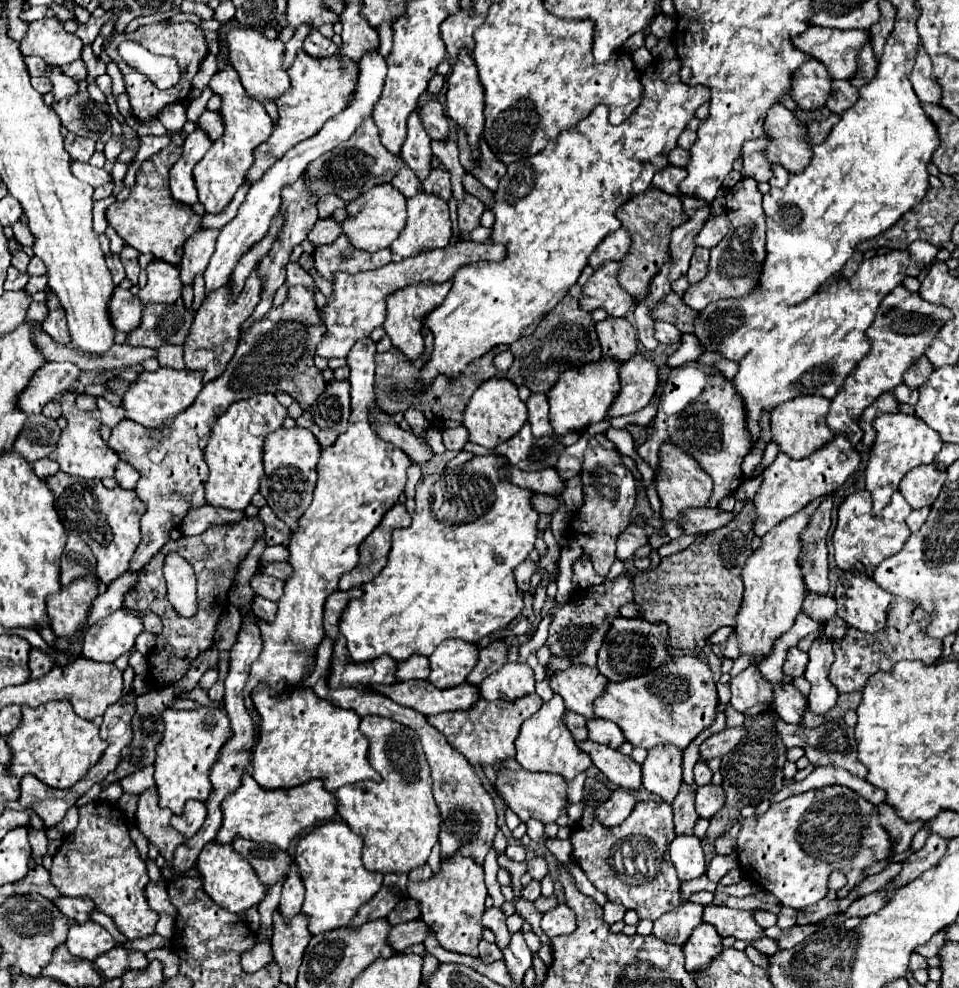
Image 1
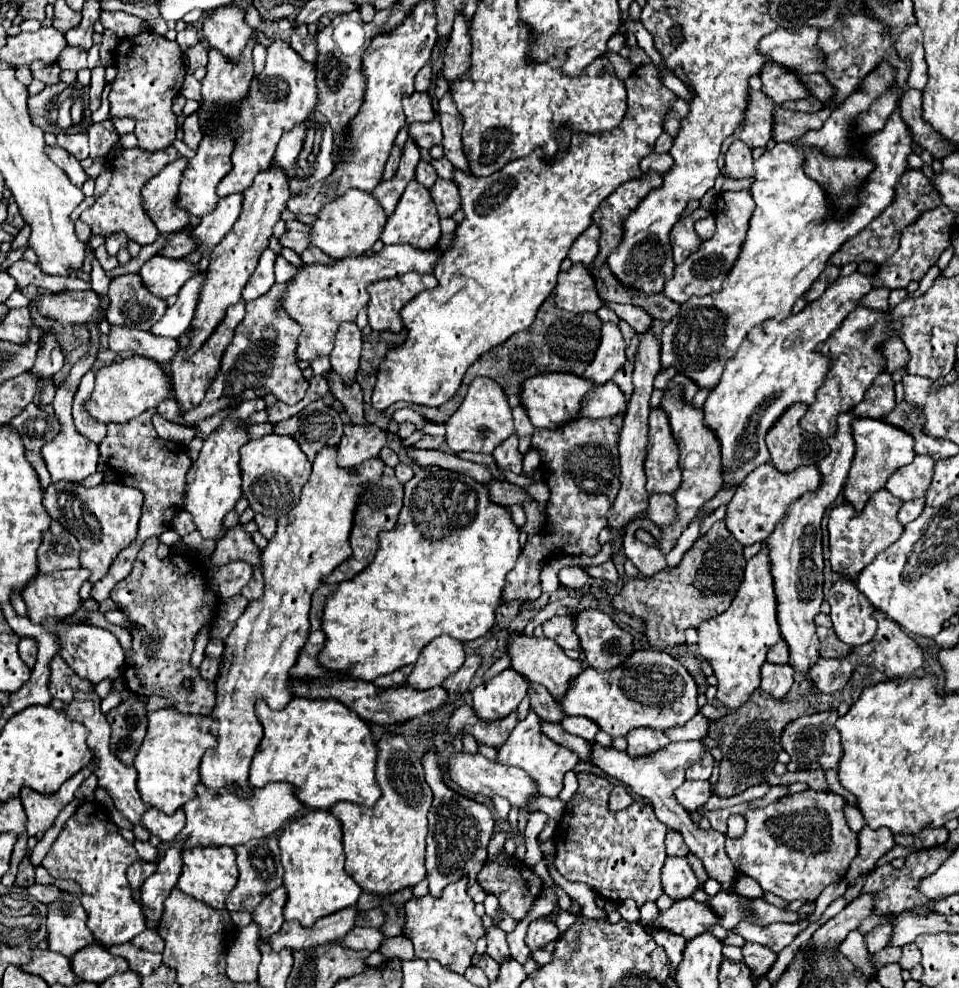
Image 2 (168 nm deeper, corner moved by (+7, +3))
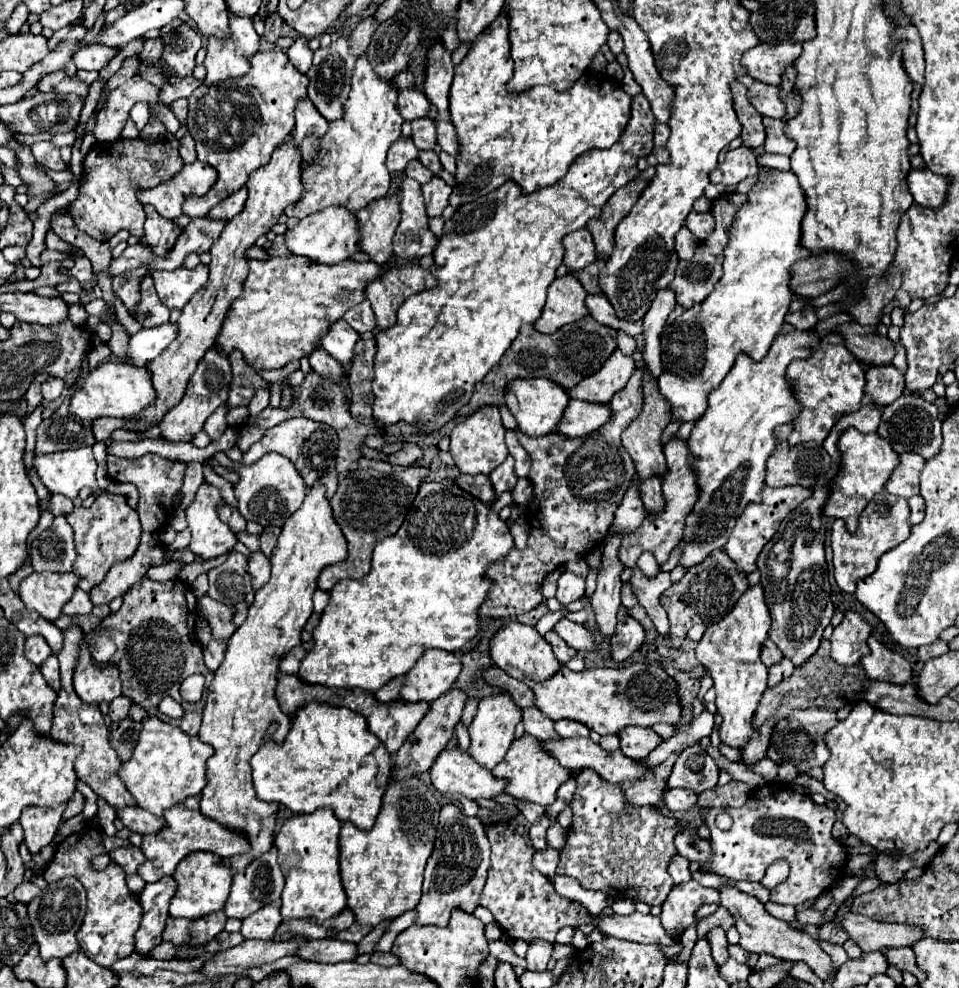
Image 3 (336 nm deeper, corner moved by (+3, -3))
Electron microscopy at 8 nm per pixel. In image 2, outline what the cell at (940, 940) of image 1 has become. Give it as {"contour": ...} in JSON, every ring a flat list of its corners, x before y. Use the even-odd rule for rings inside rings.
{"contour":[[884,947,880,953,876,953,872,957,872,965,876,965,876,969,884,967,884,965,890,965,890,963,896,963,902,955,902,949,900,947]]}

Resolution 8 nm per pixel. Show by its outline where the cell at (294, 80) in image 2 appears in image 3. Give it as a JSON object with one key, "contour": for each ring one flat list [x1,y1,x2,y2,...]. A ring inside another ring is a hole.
{"contour":[[258,51,252,57,252,69,244,77,226,79,214,87,200,85,190,95,188,129,196,141,198,159,210,163,218,171,216,185,204,197,190,197,184,203,184,215,206,217,206,213,246,185,248,175,266,165,274,149,294,129,294,109,300,99,308,95,308,77,288,61,286,53]]}

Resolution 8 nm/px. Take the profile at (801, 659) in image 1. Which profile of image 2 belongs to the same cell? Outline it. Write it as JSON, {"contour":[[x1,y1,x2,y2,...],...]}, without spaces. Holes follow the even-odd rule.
{"contour":[[778,641,774,647,770,647,768,661,770,663,786,663,788,661,788,645,784,641]]}

